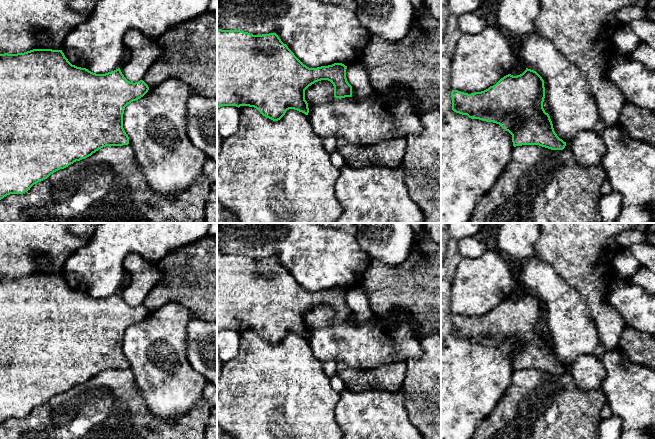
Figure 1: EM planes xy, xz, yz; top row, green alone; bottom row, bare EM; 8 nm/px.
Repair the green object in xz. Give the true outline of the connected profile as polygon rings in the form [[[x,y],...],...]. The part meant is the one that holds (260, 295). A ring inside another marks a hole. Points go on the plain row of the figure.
[[[217,253],[217,332],[222,330],[249,330],[256,332],[263,340],[280,344],[289,333],[294,333],[308,339],[308,327],[305,324],[305,314],[321,304],[328,304],[334,310],[334,321],[352,321],[352,310],[346,302],[346,293],[342,287],[309,292],[304,289],[284,268],[276,257],[253,259],[240,254]]]

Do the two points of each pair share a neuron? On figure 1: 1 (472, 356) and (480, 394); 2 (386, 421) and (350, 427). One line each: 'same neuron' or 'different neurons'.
1: same neuron
2: same neuron

